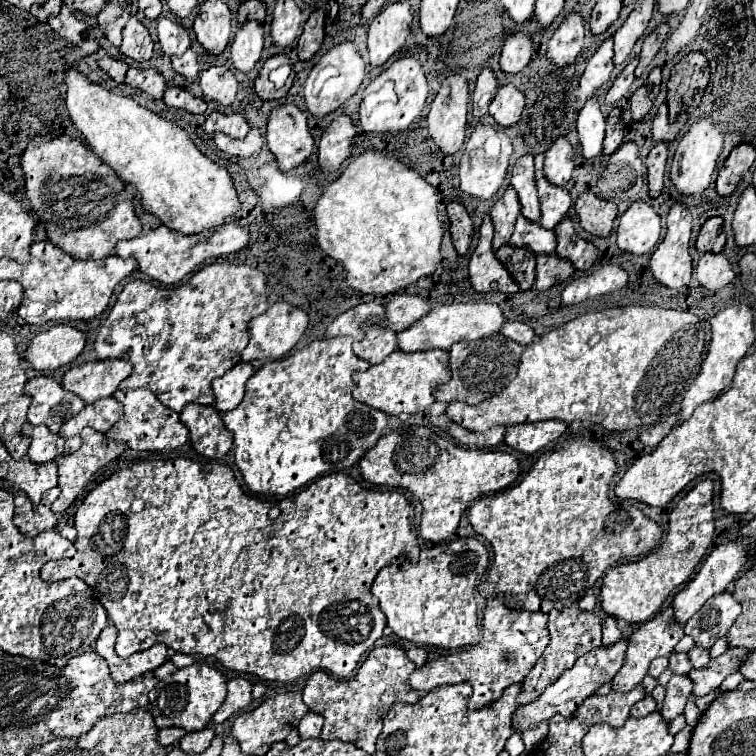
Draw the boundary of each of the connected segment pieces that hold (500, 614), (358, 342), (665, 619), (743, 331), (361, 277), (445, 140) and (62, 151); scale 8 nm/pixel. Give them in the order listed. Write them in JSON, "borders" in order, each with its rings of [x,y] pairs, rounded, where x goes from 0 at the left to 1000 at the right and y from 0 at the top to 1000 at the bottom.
{"borders":[[[[652,794],[639,807],[639,836],[636,847],[607,862],[567,873],[541,894],[544,910],[552,915],[570,915],[586,905],[620,902],[626,918],[620,923],[620,937],[636,937],[663,921],[663,915],[676,905],[689,905],[697,889],[705,884],[721,854],[726,852],[726,836],[721,831],[721,812],[679,807],[671,804],[663,794]]],[[[496,397],[478,399],[470,407],[448,415],[435,429],[430,444],[433,447],[440,447],[440,444],[464,444],[467,447],[467,466],[475,474],[488,476],[491,481],[507,479],[517,466],[525,463],[525,439],[520,439],[520,437],[512,434],[512,426],[509,426],[509,405],[501,402],[501,399],[496,399]]],[[[890,802],[874,807],[866,817],[861,817],[858,823],[851,823],[835,841],[832,841],[832,857],[829,857],[829,868],[827,876],[821,881],[821,886],[816,889],[816,894],[811,897],[811,913],[819,915],[832,915],[837,913],[843,905],[848,905],[851,894],[856,892],[858,876],[869,868],[885,868],[893,857],[893,852],[906,841],[903,828],[898,828],[898,823],[890,820]]],[[[967,402],[967,405],[956,407],[956,410],[951,410],[940,421],[940,458],[938,458],[938,466],[935,466],[933,479],[927,481],[925,497],[911,511],[911,516],[909,516],[906,526],[903,526],[898,558],[906,558],[925,534],[948,526],[956,516],[962,516],[967,511],[967,500],[972,495],[972,484],[988,468],[988,463],[993,460],[996,452],[999,452],[996,410],[988,402]]],[[[483,198],[475,206],[467,206],[451,233],[435,241],[419,262],[414,272],[419,302],[417,317],[433,339],[456,352],[456,370],[467,384],[478,389],[515,389],[575,360],[583,344],[581,325],[586,312],[578,270],[581,257],[575,246],[557,235],[546,222],[504,198]]],[[[610,98],[591,101],[583,108],[575,132],[570,135],[570,146],[565,153],[567,177],[589,204],[604,201],[615,188],[618,138],[620,138],[618,106]]],[[[70,175],[46,180],[28,204],[28,222],[33,230],[33,251],[41,280],[46,280],[49,291],[60,296],[62,315],[94,339],[107,344],[134,344],[152,333],[152,323],[157,317],[173,317],[187,310],[187,291],[179,283],[176,259],[165,251],[157,233],[126,209],[120,196],[115,196],[107,185]]]]}

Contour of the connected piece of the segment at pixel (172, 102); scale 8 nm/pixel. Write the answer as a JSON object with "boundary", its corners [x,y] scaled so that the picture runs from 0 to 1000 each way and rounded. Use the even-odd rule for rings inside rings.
{"boundary":[[[239,114],[221,116],[216,132],[221,140],[242,143],[242,146],[255,148],[255,151],[269,151],[274,146],[274,135],[269,130],[258,130],[247,116],[239,116]]]}

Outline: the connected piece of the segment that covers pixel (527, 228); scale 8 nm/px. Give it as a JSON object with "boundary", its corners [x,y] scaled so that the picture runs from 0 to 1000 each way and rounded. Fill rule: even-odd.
{"boundary":[[[694,286],[684,288],[681,307],[679,307],[673,323],[697,325],[708,336],[716,336],[716,333],[729,336],[729,333],[734,333],[734,325],[737,325],[731,304],[721,304],[716,299],[716,294],[702,294]]]}

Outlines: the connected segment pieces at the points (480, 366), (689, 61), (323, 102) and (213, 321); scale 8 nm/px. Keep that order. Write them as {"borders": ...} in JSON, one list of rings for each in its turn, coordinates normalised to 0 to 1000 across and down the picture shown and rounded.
{"borders":[[[[655,439],[649,444],[626,450],[626,452],[607,452],[602,455],[594,468],[594,487],[597,487],[597,503],[591,508],[583,508],[575,519],[575,529],[578,532],[618,532],[618,534],[634,534],[639,529],[644,529],[647,524],[660,521],[684,495],[684,484],[687,484],[687,474],[689,474],[692,458],[668,447],[665,442]]],[[[911,69],[901,77],[898,87],[888,93],[885,103],[885,124],[882,124],[882,140],[888,151],[888,161],[898,148],[906,146],[903,127],[909,122],[917,124],[917,140],[925,138],[927,122],[933,119],[938,108],[938,82],[930,69]]],[[[464,53],[443,58],[438,66],[433,66],[430,71],[425,71],[419,77],[419,82],[414,85],[414,90],[403,106],[401,116],[403,116],[406,146],[414,153],[430,153],[430,151],[451,143],[456,138],[456,132],[472,122],[480,103],[483,103],[483,82],[478,77],[478,71],[472,69],[470,58]]],[[[300,347],[269,352],[237,378],[208,378],[202,373],[173,370],[155,392],[126,447],[126,468],[134,476],[160,474],[176,481],[173,497],[157,508],[157,516],[194,513],[216,537],[231,545],[239,545],[250,532],[282,534],[284,524],[279,519],[279,503],[298,495],[308,481],[313,481],[313,476],[319,476],[319,463],[329,450],[327,426],[353,410],[351,397],[351,365],[332,352],[311,352]]]]}

